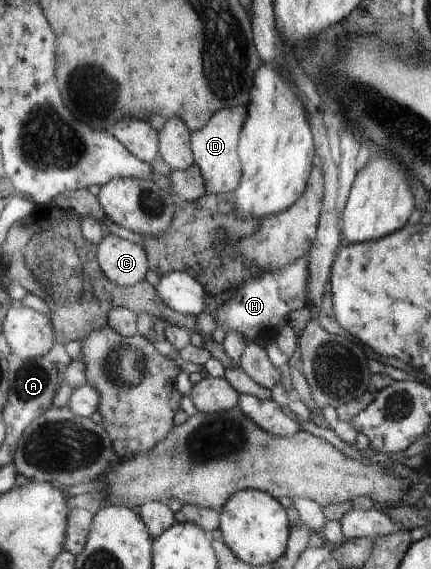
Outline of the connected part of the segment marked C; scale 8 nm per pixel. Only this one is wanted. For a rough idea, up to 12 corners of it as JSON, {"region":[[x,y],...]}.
{"region":[[114,234],[99,247],[113,282],[145,281],[151,265],[144,247]]}

